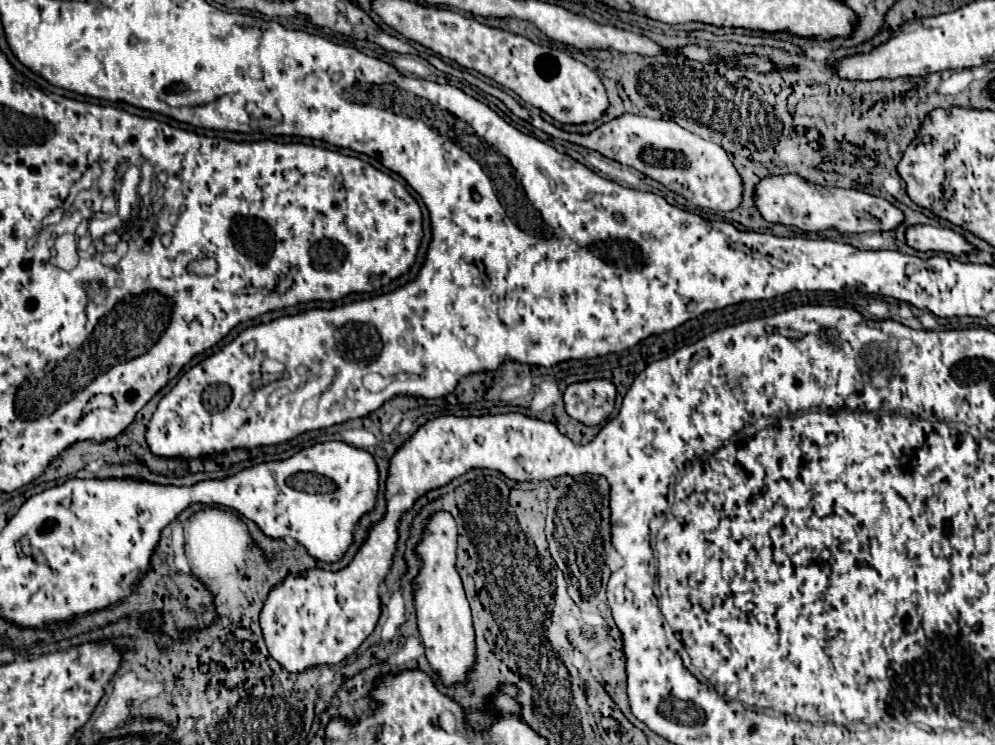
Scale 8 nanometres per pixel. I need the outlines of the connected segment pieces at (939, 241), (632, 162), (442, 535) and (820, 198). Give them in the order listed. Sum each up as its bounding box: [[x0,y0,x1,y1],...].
[[906,224,974,254],[538,114,742,212],[412,510,476,686],[754,174,902,232]]

